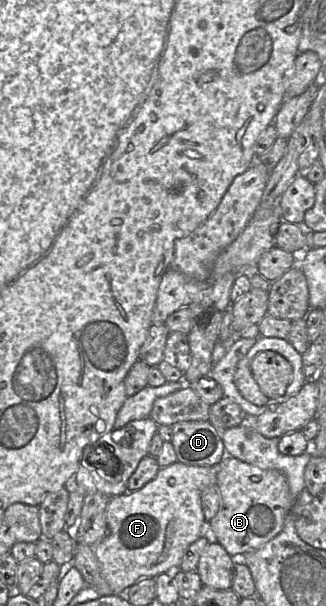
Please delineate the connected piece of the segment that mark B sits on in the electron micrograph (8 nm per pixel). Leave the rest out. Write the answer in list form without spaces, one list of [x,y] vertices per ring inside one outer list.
[[[234,457],[223,458],[214,467],[221,506],[207,525],[213,539],[234,556],[254,551],[278,535],[295,501],[286,476],[277,470],[262,469]]]

